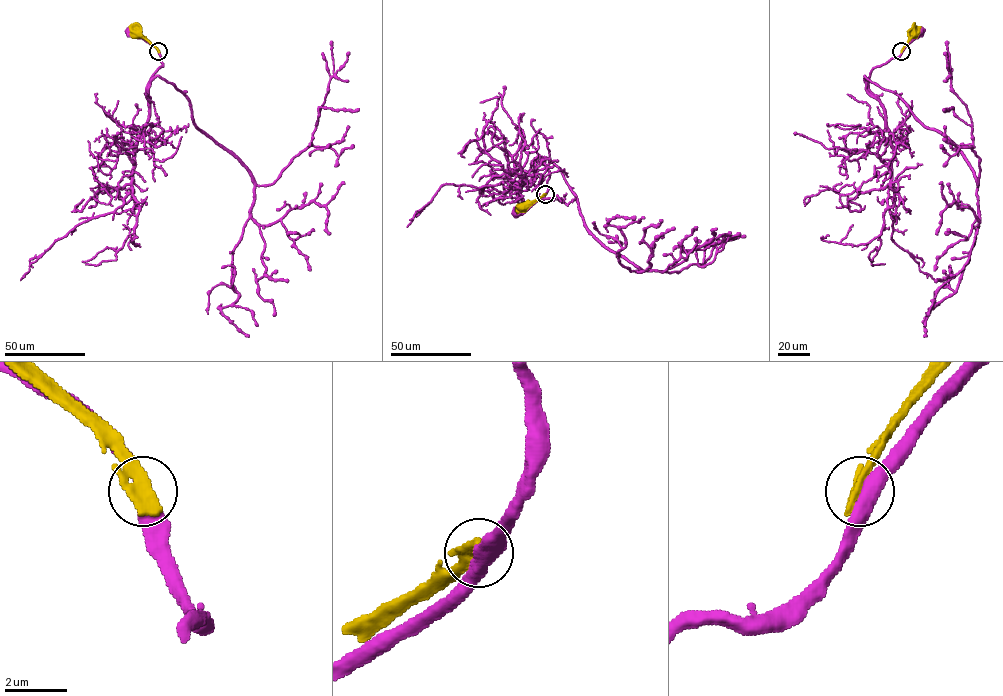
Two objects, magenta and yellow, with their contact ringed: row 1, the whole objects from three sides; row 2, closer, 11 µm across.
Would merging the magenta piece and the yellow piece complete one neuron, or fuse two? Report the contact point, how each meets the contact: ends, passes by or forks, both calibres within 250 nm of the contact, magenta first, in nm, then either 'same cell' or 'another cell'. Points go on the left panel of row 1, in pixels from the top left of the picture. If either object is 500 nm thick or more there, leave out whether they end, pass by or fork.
place (158, 51); calibres 480 and 500 nm; another cell

